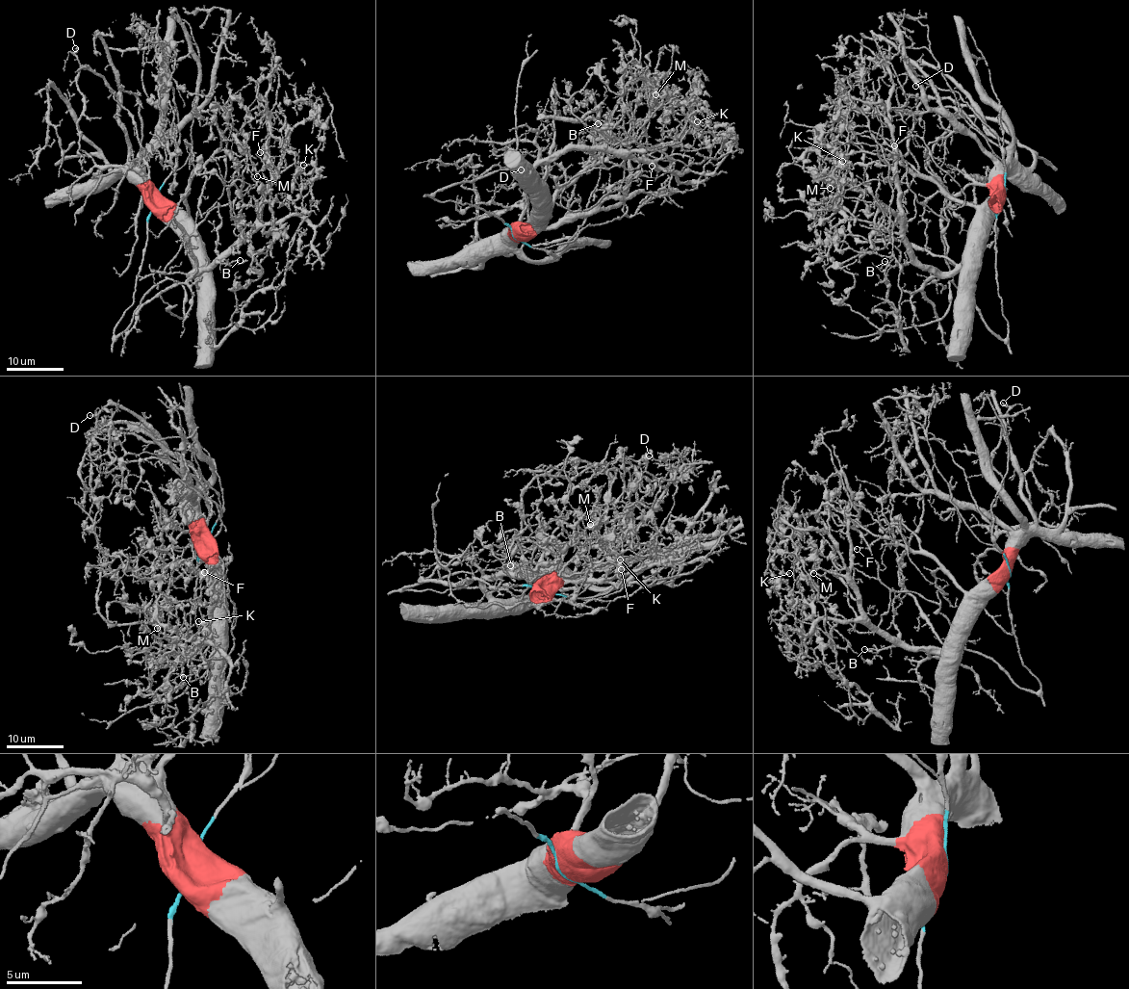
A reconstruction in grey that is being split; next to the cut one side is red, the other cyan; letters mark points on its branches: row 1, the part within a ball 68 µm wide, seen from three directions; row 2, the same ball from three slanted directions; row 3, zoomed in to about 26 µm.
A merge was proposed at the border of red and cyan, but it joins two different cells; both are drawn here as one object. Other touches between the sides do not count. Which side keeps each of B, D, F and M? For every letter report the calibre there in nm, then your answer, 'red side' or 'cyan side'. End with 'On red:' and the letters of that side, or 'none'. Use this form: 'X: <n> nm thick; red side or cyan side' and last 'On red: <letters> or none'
B: 200 nm thick; red side
D: 150 nm thick; red side
F: 170 nm thick; red side
M: 100 nm thick; cyan side
On red: B, D, F

